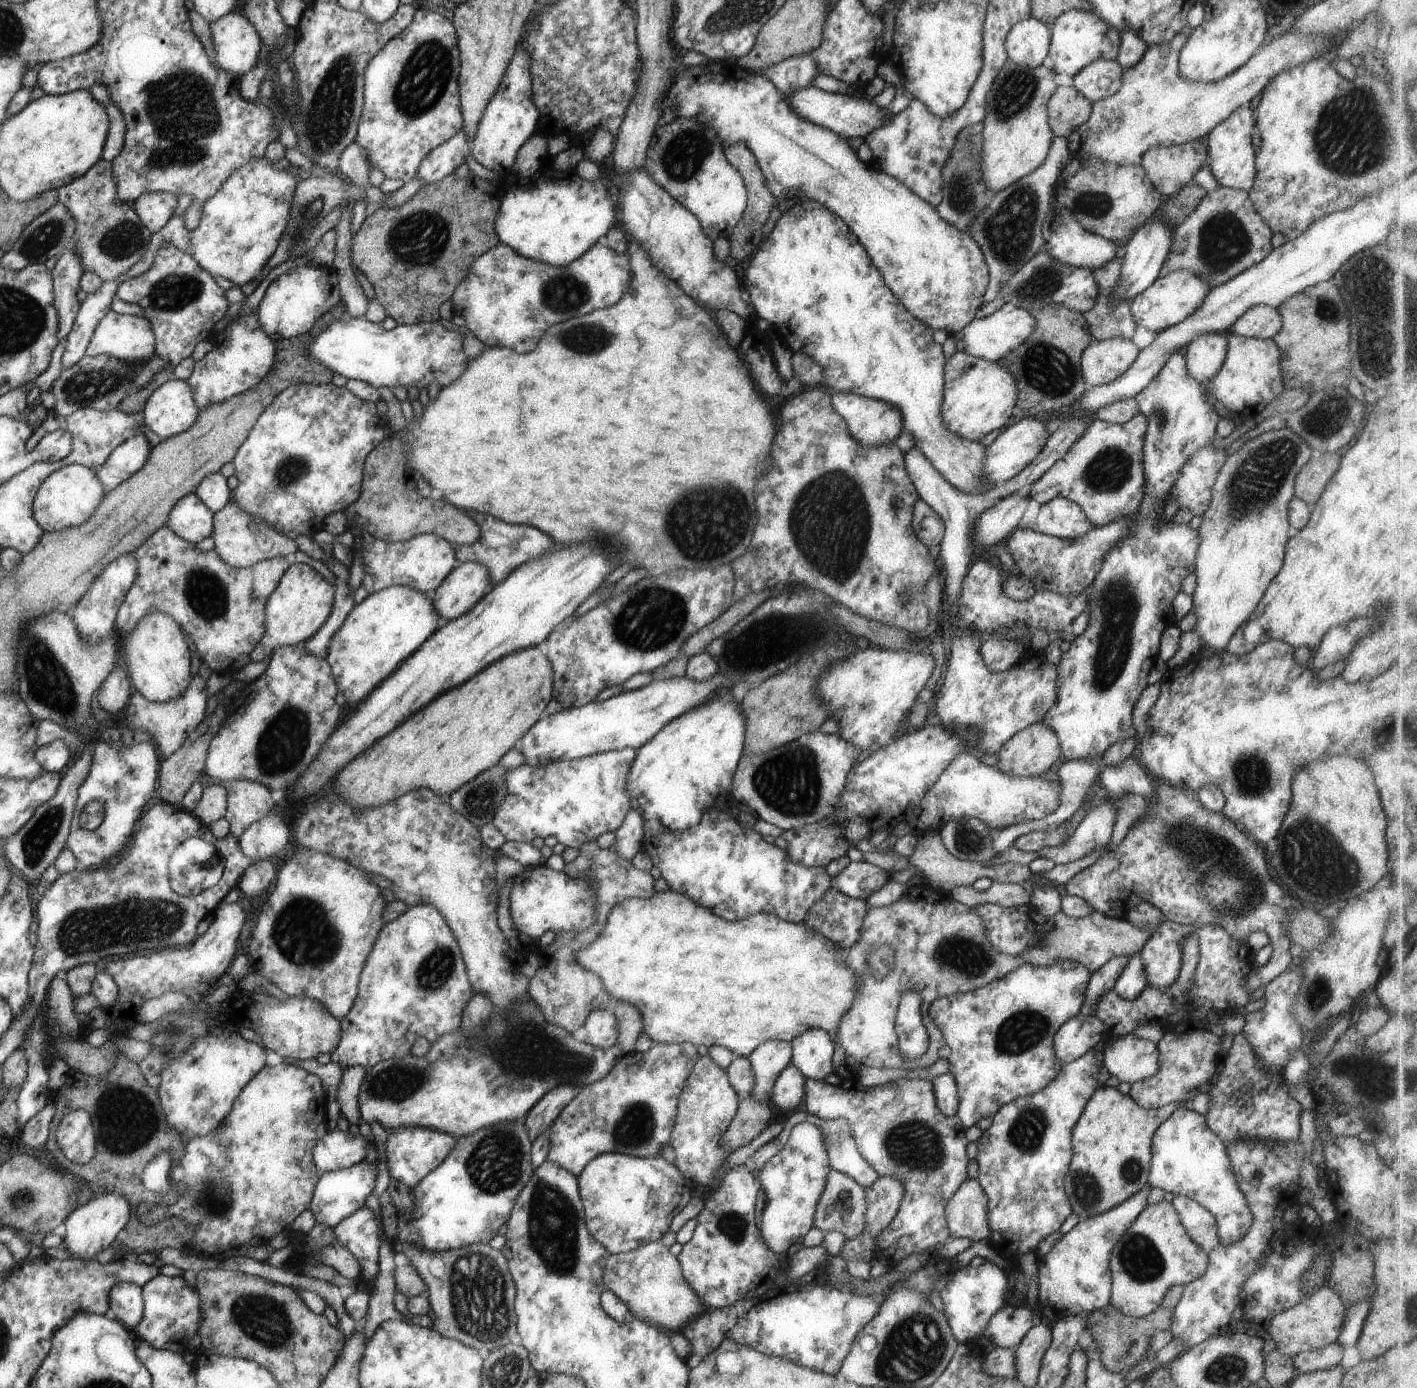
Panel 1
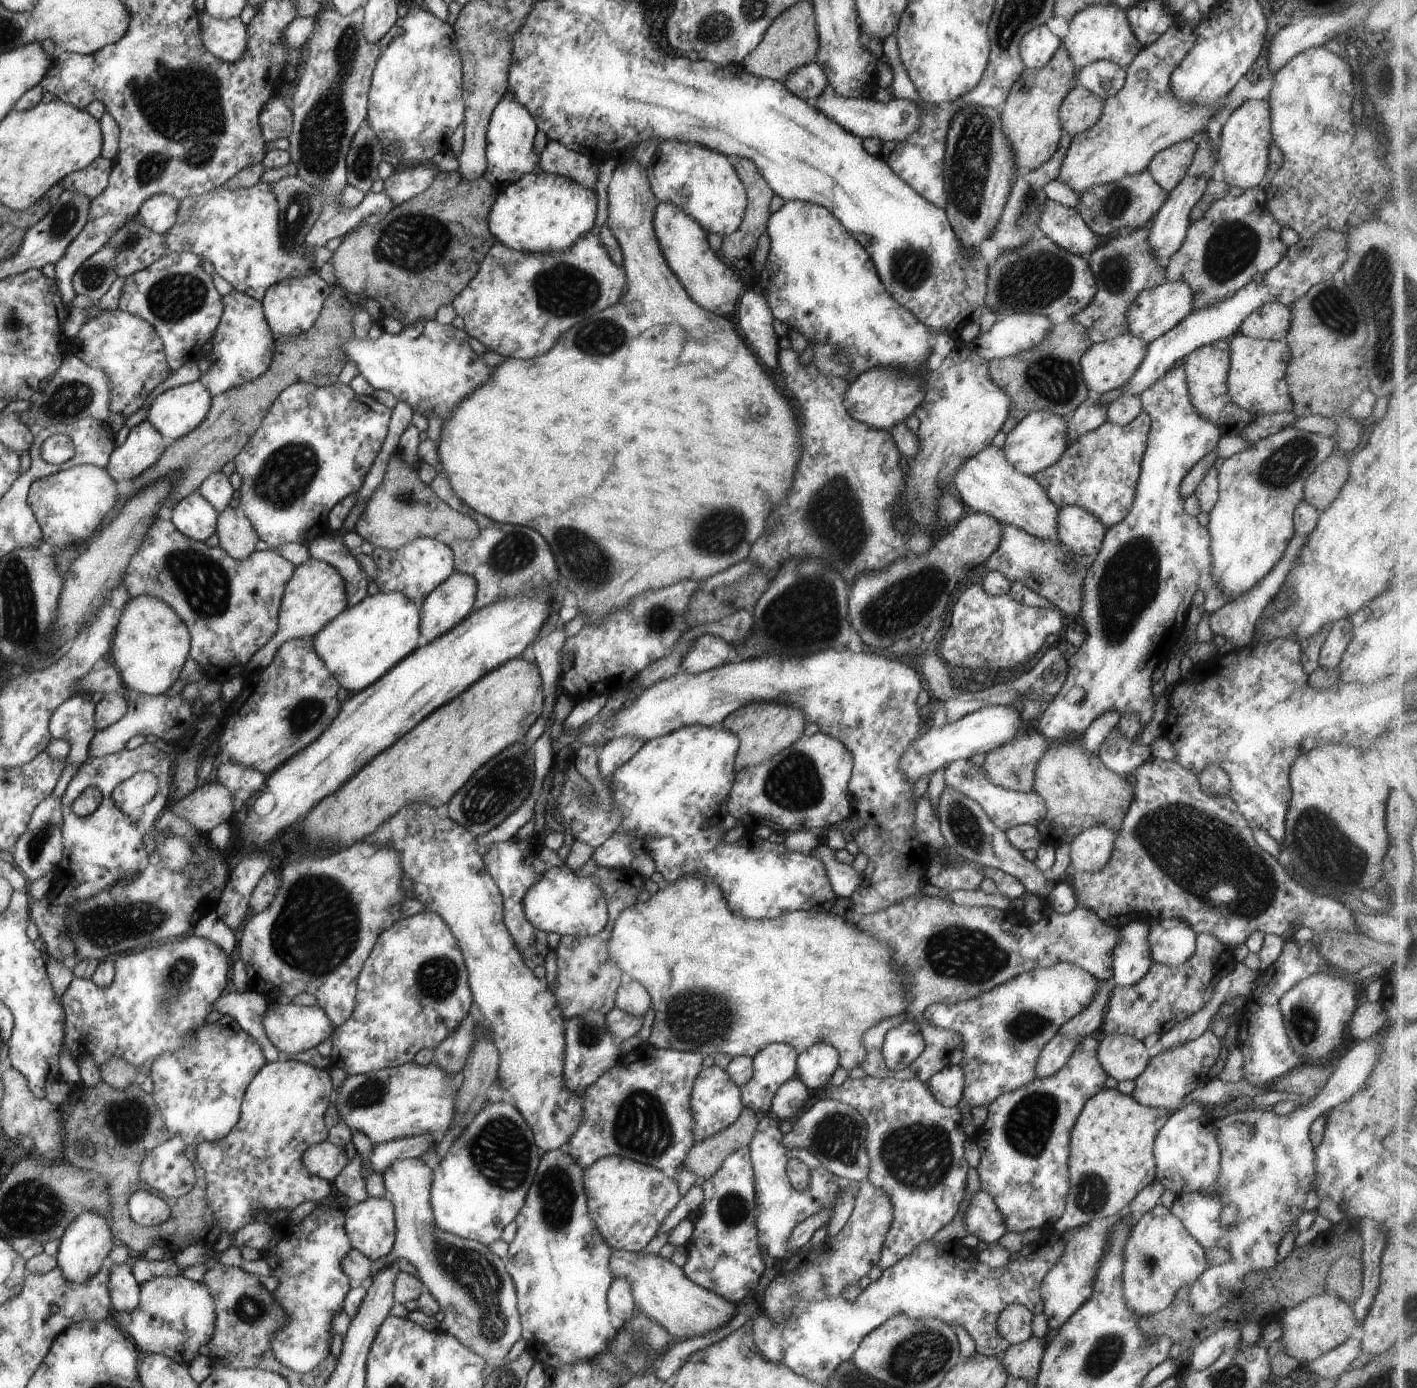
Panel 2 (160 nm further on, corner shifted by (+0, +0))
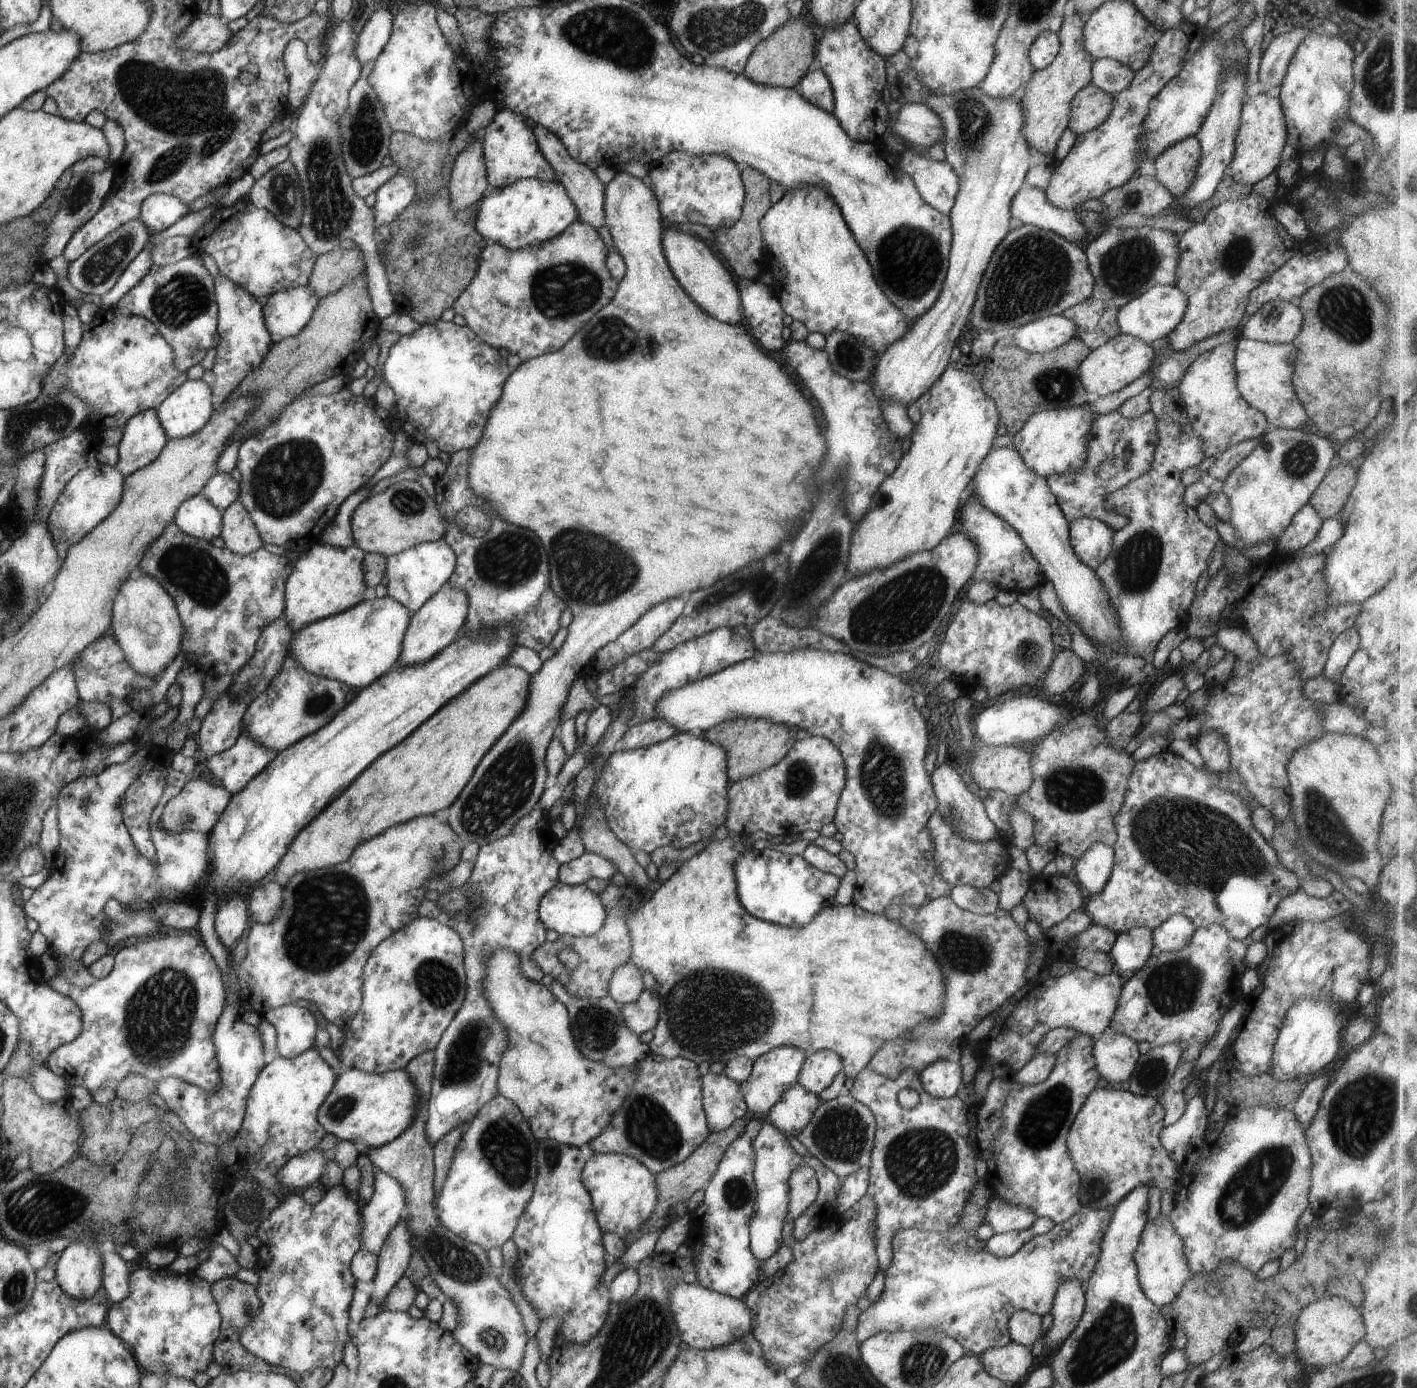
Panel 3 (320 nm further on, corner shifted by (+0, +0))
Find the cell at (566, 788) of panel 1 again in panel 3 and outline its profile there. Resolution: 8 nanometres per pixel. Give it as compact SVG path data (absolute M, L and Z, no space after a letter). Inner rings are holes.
M656 717L652 721L629 727L620 740L618 750L628 751L641 747L650 747L677 736L681 731L670 722Z

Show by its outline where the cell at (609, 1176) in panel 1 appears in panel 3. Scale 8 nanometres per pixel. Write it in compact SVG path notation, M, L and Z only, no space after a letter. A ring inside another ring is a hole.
M594 1154L583 1169L583 1184L588 1190L597 1224L603 1233L627 1236L640 1229L653 1214L658 1198L656 1174L624 1154Z

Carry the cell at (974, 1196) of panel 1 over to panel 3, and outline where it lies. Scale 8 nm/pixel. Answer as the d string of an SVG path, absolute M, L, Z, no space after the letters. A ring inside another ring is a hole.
M996 1196L988 1202L985 1223L992 1226L995 1233L1016 1233L1031 1228L1039 1217L1028 1207L1012 1206Z

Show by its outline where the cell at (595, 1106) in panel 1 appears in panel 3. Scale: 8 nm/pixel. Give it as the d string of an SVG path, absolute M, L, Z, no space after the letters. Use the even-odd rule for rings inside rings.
M650 1052L635 1068L637 1080L610 1125L588 1146L594 1154L624 1154L646 1166L652 1174L682 1163L711 1134L707 1126L699 1066L677 1057L666 1059Z

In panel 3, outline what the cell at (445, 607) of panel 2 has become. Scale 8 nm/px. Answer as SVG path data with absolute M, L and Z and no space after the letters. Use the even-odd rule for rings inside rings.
M452 584L445 585L443 589L432 597L423 609L419 609L411 618L410 628L403 646L403 656L396 665L411 666L428 662L435 658L442 650L447 649L452 642L456 641L463 626L467 623L467 614L470 612L470 596L466 590L460 590Z

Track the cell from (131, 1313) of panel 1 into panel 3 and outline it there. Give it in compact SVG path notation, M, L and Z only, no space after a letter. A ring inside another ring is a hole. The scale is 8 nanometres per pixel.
M104 1252L103 1290L107 1292L110 1303L124 1301L129 1296L130 1270L128 1264L117 1252Z

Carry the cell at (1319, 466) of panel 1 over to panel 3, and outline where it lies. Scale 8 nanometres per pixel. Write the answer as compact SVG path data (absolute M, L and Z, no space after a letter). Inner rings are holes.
M1336 460L1309 504L1323 520L1340 517L1356 482L1357 469Z

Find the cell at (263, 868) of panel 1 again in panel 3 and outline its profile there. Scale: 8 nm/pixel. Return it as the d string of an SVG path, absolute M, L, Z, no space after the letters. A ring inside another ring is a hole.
M270 882L250 894L250 924L272 923L279 916L283 908L283 888L276 882Z

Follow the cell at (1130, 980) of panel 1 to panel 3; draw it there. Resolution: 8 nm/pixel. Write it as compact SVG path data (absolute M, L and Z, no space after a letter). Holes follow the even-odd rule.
M1137 927L1118 934L1109 954L1115 969L1123 978L1136 973L1155 953L1153 932L1145 927Z

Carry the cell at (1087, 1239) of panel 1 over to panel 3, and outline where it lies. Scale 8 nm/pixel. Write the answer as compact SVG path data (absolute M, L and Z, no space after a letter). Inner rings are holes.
M1069 1279L1065 1281L1055 1295L1052 1313L1052 1325L1043 1334L1043 1346L1050 1348L1052 1353L1059 1349L1060 1342L1065 1342L1072 1334L1085 1310L1084 1284Z

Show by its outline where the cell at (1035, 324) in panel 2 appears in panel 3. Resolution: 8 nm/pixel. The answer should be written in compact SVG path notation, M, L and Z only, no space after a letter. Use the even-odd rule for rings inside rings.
M1053 315L1020 327L1020 342L1014 344L1030 354L1057 350L1077 338L1076 324L1063 315Z

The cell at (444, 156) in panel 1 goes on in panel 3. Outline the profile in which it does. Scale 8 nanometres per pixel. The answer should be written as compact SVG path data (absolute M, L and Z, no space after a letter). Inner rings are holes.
M396 174L376 192L375 231L389 225L416 200L414 179Z

